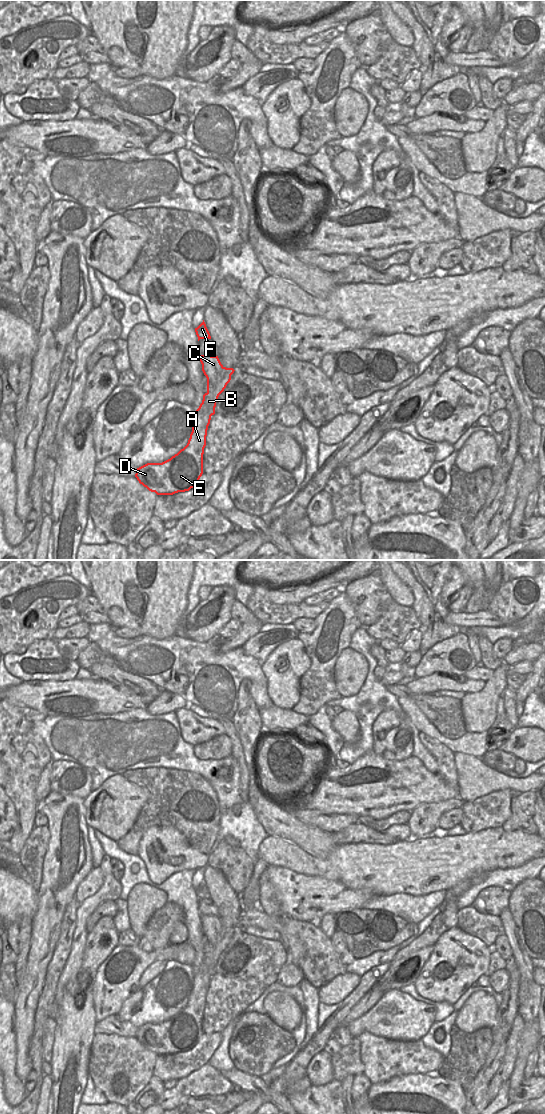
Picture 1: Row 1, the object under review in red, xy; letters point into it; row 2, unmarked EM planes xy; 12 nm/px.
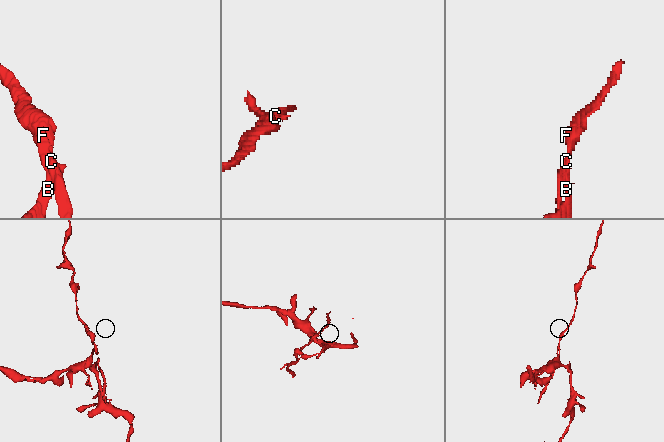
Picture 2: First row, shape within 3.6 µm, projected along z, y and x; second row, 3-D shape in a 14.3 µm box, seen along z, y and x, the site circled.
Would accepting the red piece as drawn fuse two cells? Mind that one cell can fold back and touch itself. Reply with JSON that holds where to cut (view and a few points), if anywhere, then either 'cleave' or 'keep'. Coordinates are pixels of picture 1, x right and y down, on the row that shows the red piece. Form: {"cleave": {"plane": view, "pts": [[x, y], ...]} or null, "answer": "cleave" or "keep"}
{"cleave": {"plane": "xy", "pts": [[223, 367], [223, 372], [219, 378], [214, 383], [207, 383]]}, "answer": "cleave"}

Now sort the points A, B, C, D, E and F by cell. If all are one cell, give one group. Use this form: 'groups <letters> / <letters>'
groups A B D E / C F

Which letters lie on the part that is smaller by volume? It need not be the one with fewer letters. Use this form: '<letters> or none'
C, F

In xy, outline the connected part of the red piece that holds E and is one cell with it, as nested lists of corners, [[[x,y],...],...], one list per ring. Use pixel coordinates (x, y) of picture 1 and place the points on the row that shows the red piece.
[[[223,367],[223,373],[216,383],[207,383],[207,392],[203,395],[202,403],[196,410],[192,432],[185,447],[162,463],[147,463],[137,468],[135,477],[149,491],[155,492],[157,495],[173,495],[178,492],[189,491],[197,484],[203,474],[203,454],[211,416],[215,414],[218,397],[230,382],[234,371],[233,368]]]

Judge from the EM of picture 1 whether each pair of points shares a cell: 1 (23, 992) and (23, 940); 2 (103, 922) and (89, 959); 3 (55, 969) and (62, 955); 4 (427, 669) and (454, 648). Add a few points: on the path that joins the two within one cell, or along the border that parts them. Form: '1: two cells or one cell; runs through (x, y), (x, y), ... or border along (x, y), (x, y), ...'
1: two cells; border along (29, 950), (26, 969), (17, 979)
2: one cell; runs through (103, 931), (96, 950)
3: one cell; runs through (55, 966), (59, 958)
4: one cell; runs through (434, 662), (447, 654)

